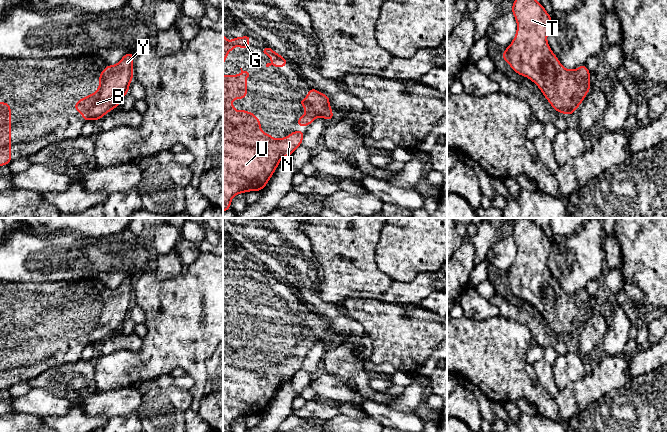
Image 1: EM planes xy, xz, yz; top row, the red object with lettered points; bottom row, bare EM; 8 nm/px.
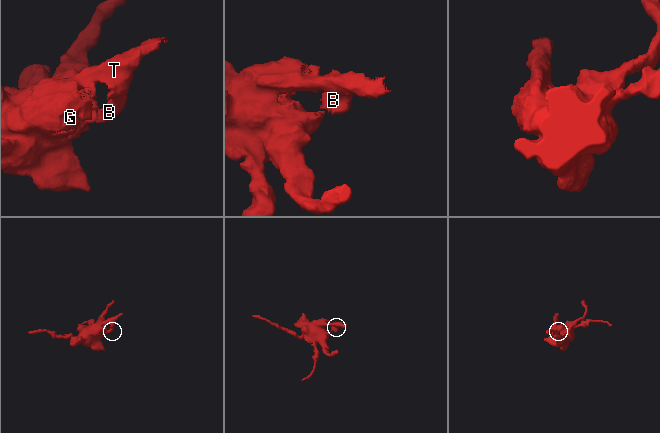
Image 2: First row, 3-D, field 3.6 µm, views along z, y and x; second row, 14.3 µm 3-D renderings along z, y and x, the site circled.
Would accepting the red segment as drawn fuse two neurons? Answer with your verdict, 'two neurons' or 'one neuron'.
one neuron

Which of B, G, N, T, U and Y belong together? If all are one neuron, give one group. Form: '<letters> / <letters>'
B G N T U Y

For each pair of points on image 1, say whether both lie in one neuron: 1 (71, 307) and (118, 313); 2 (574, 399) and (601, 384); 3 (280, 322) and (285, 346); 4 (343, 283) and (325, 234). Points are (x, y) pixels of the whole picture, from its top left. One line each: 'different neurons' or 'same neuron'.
1: same neuron
2: same neuron
3: same neuron
4: same neuron

